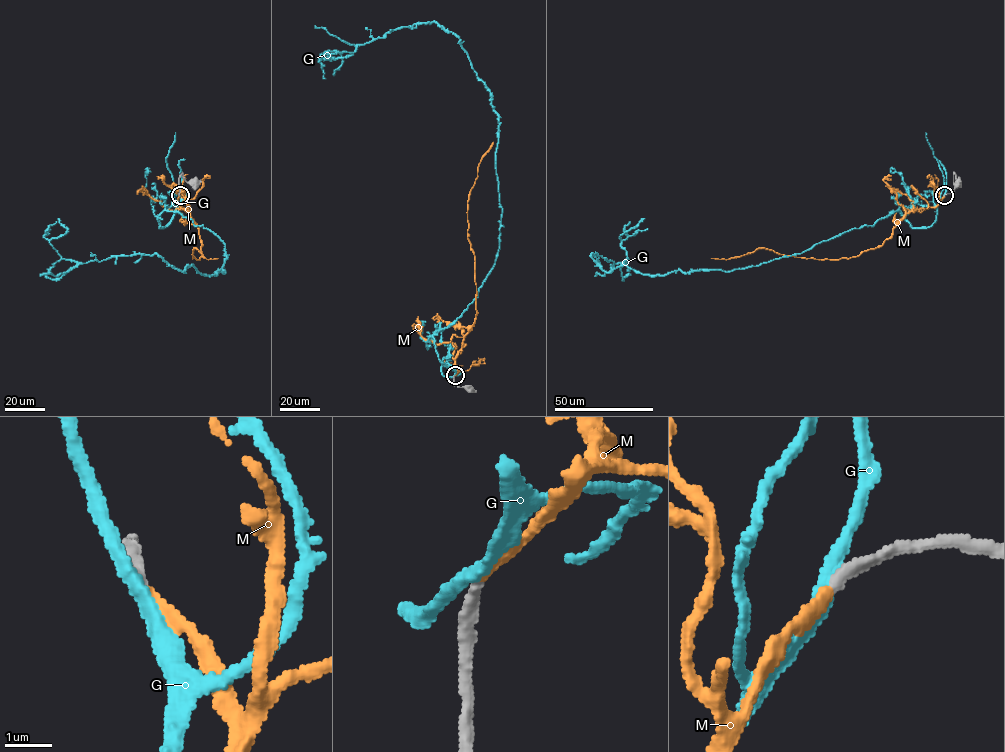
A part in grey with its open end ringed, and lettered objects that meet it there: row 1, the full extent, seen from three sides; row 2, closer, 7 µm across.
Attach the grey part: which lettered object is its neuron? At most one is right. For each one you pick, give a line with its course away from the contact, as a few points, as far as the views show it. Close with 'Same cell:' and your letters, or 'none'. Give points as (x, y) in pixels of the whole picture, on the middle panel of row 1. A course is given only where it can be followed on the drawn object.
M: it runs (454, 375), (458, 372), (454, 359), (476, 315), (475, 256), (467, 238), (467, 202), (477, 167), (493, 142)
Same cell: M

